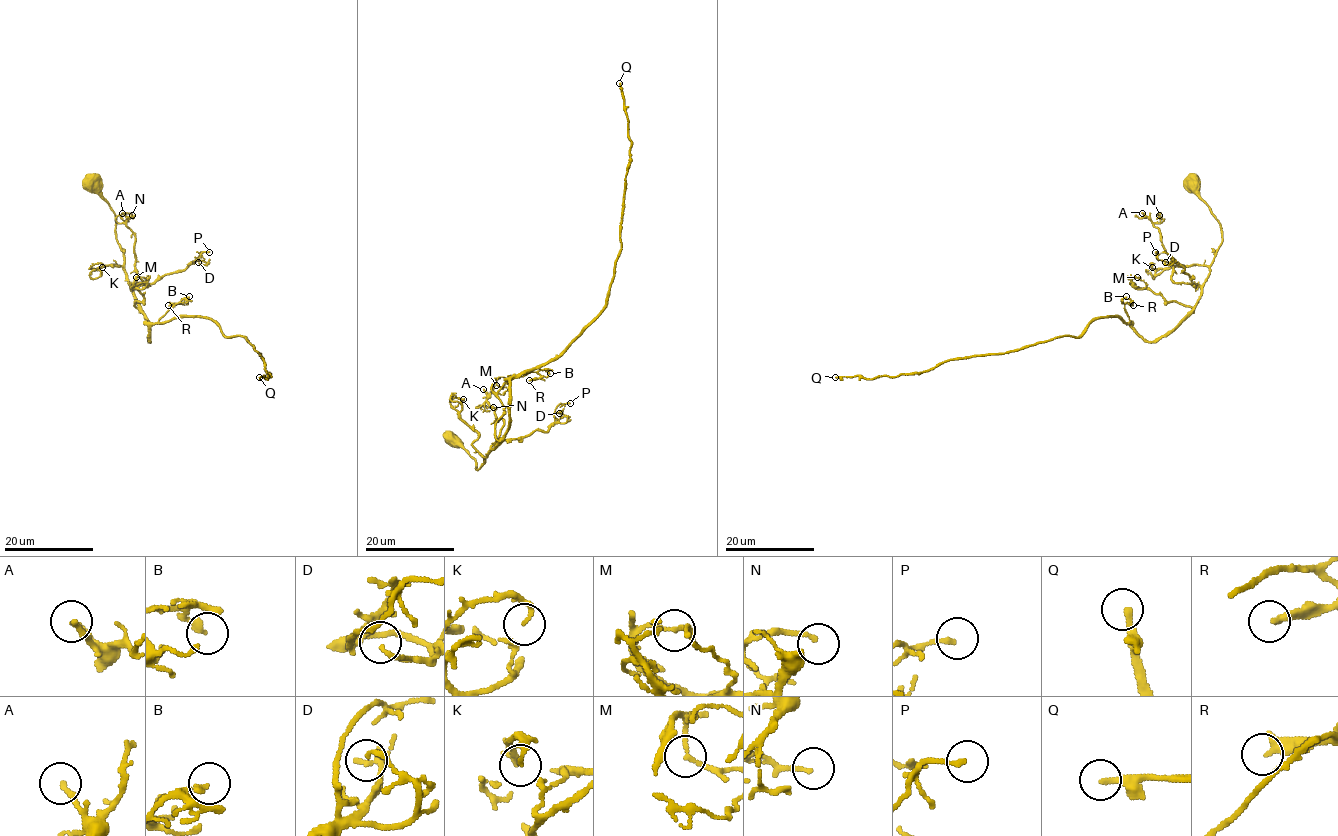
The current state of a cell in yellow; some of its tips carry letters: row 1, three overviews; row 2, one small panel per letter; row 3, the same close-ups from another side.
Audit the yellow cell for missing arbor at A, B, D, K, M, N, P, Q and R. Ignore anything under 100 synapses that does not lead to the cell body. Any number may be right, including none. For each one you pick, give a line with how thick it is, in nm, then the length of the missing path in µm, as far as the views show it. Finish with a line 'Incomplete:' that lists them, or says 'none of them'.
Q: 220 nm | 250 µm
Incomplete: Q

